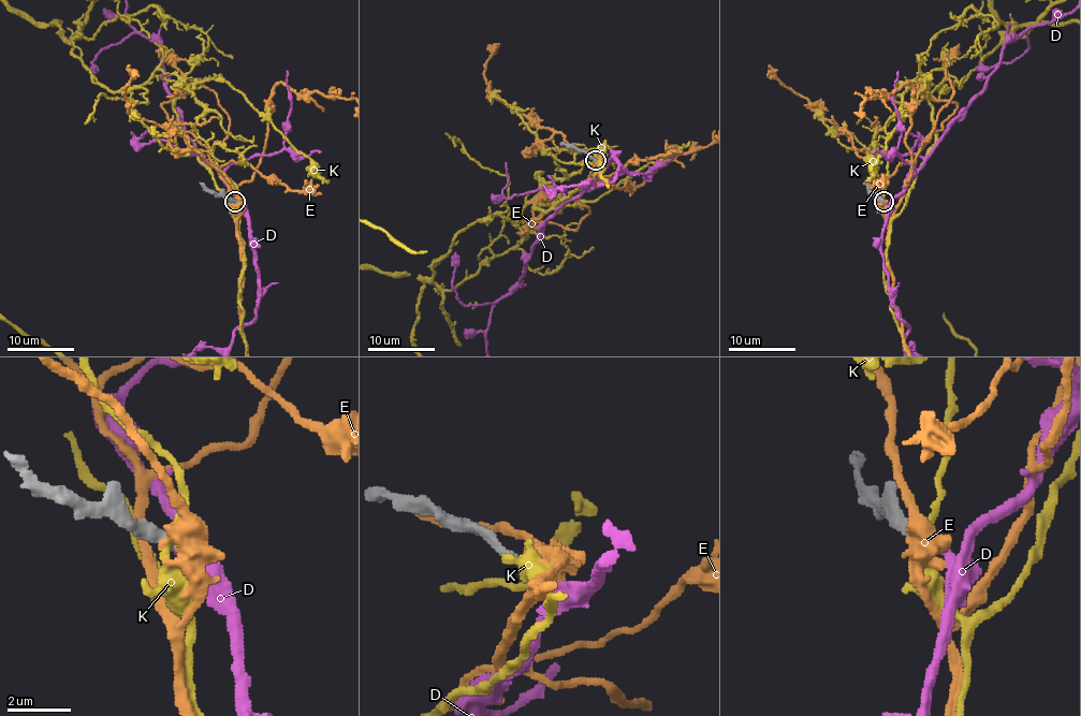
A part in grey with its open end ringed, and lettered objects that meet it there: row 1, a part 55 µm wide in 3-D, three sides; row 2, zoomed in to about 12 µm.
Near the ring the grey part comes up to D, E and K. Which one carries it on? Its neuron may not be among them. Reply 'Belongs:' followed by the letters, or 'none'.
Belongs: D

